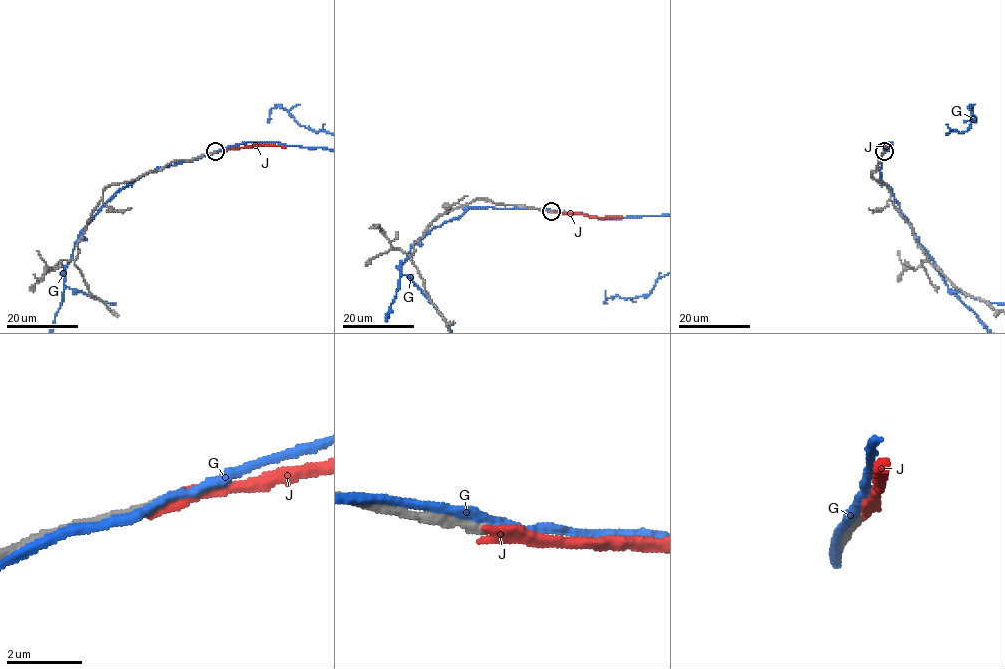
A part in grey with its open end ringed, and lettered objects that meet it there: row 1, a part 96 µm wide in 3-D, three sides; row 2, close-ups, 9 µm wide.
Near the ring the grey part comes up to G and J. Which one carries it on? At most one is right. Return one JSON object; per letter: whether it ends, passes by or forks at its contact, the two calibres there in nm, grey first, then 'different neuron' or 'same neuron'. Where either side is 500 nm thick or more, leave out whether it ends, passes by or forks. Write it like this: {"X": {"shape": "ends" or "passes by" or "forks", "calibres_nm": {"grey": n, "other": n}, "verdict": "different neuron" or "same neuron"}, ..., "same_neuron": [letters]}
{"G": {"shape": "passes by", "calibres_nm": {"grey": 240, "other": 240}, "verdict": "different neuron"}, "J": {"shape": "ends", "calibres_nm": {"grey": 280, "other": 360}, "verdict": "different neuron"}, "same_neuron": []}

